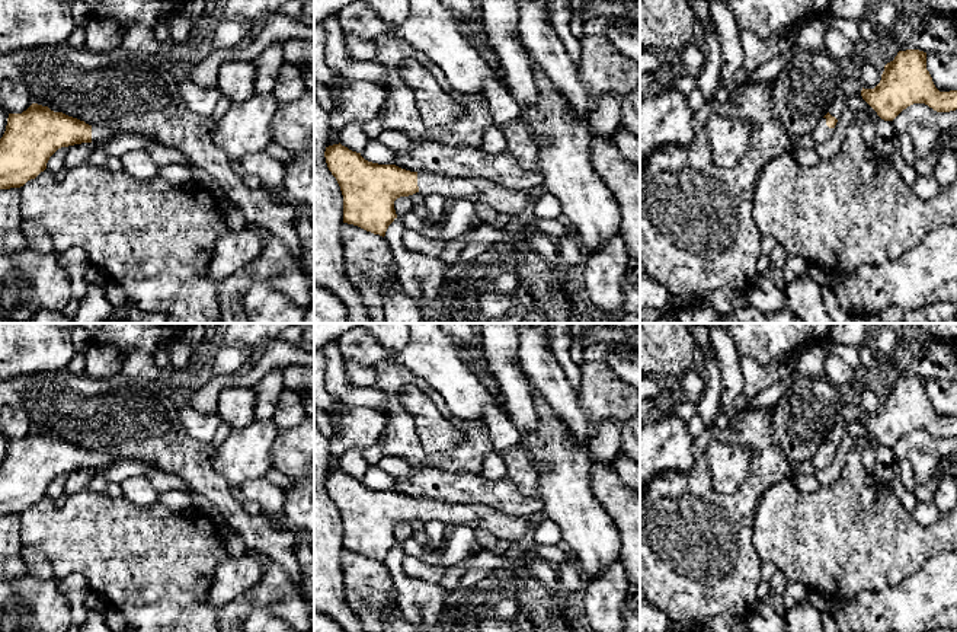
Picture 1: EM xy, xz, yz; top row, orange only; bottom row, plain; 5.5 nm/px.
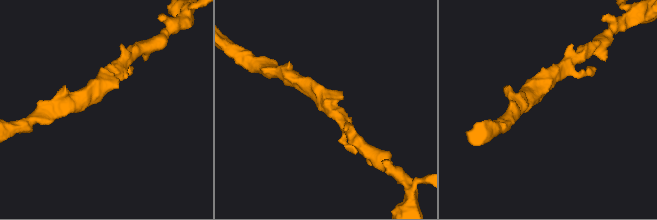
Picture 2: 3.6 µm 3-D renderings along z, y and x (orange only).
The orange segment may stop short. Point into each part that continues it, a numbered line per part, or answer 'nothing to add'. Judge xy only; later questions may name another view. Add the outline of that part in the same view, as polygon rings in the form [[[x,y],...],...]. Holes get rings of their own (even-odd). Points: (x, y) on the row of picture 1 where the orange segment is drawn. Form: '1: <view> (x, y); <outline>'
1: xy (99, 133); [[[92,125],[92,143],[102,144],[113,137],[118,137],[113,130],[105,125]]]

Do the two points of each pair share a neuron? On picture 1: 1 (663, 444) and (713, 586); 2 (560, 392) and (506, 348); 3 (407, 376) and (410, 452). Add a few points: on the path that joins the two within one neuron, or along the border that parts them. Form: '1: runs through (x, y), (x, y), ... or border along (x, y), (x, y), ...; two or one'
1: border along (693, 443), (690, 471), (655, 476); two
2: border along (518, 338), (518, 360), (531, 383); two
3: runs through (393, 393), (393, 411), (400, 423), (400, 433); one

